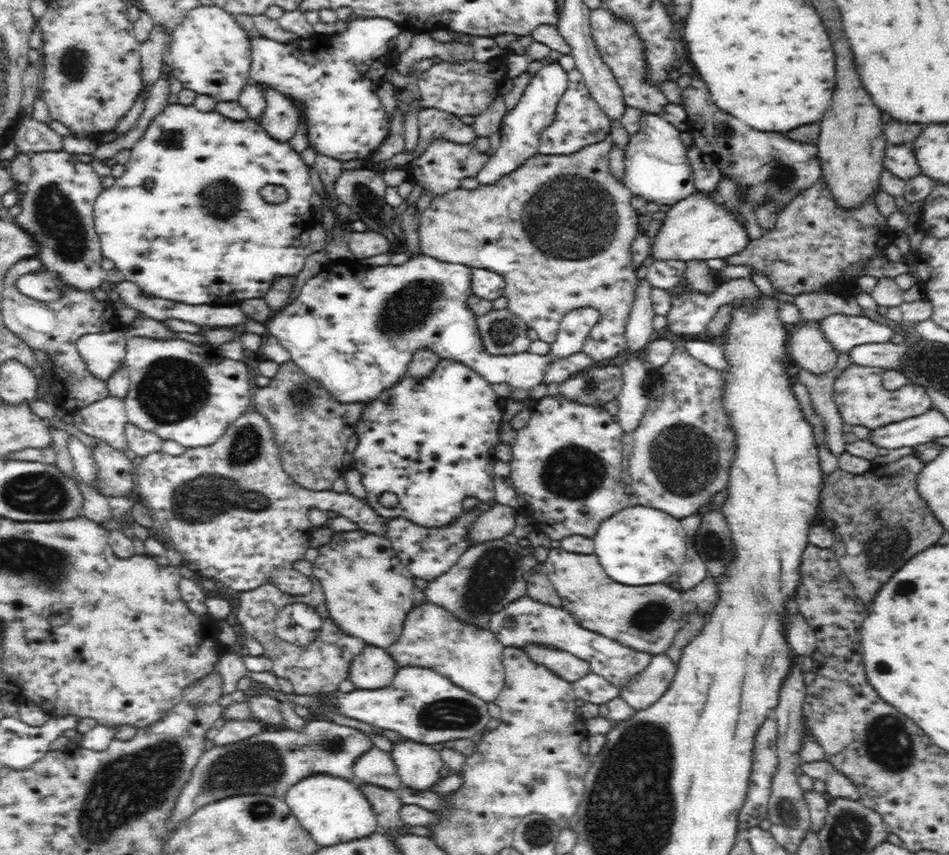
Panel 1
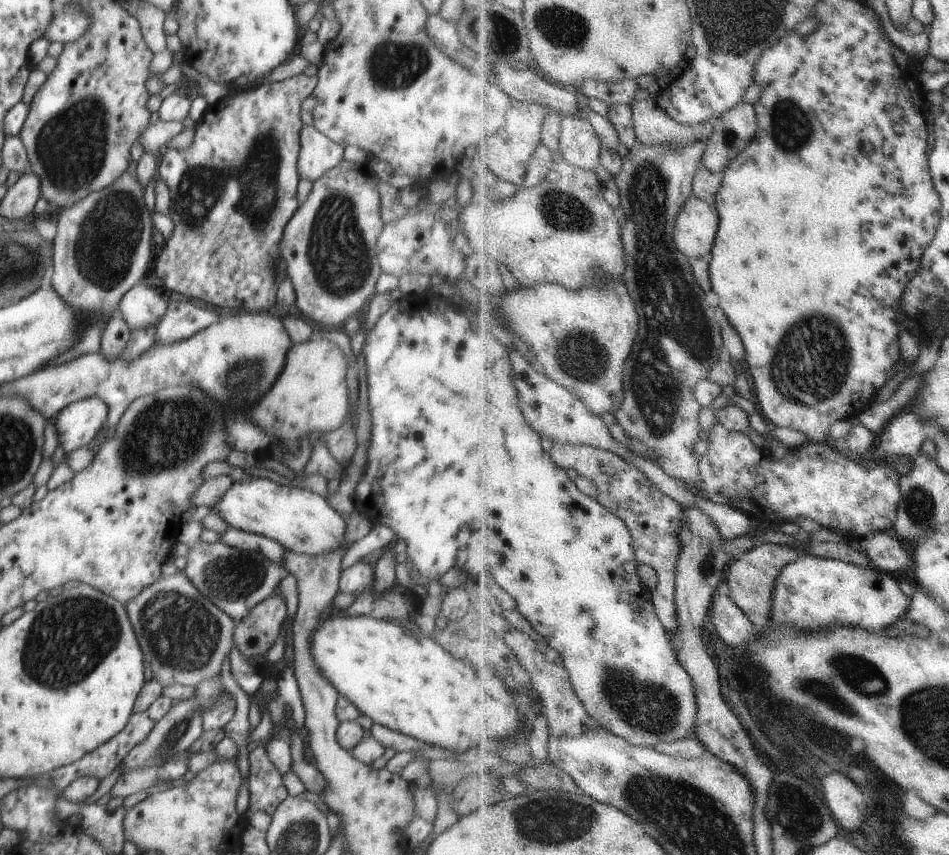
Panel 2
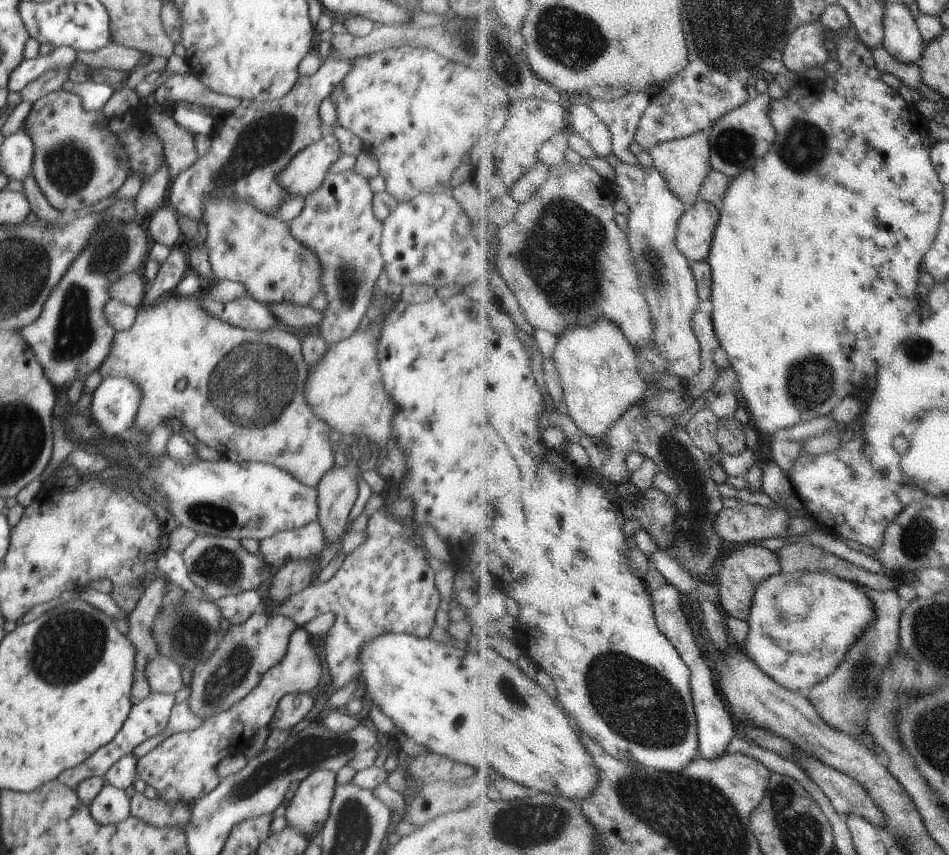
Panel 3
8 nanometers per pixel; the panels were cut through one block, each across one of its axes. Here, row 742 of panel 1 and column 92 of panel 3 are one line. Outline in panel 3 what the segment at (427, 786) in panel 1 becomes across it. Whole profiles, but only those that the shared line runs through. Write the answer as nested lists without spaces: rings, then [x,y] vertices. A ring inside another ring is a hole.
[[[104,379],[92,393],[88,410],[102,435],[126,434],[141,405],[141,387],[132,379]]]

